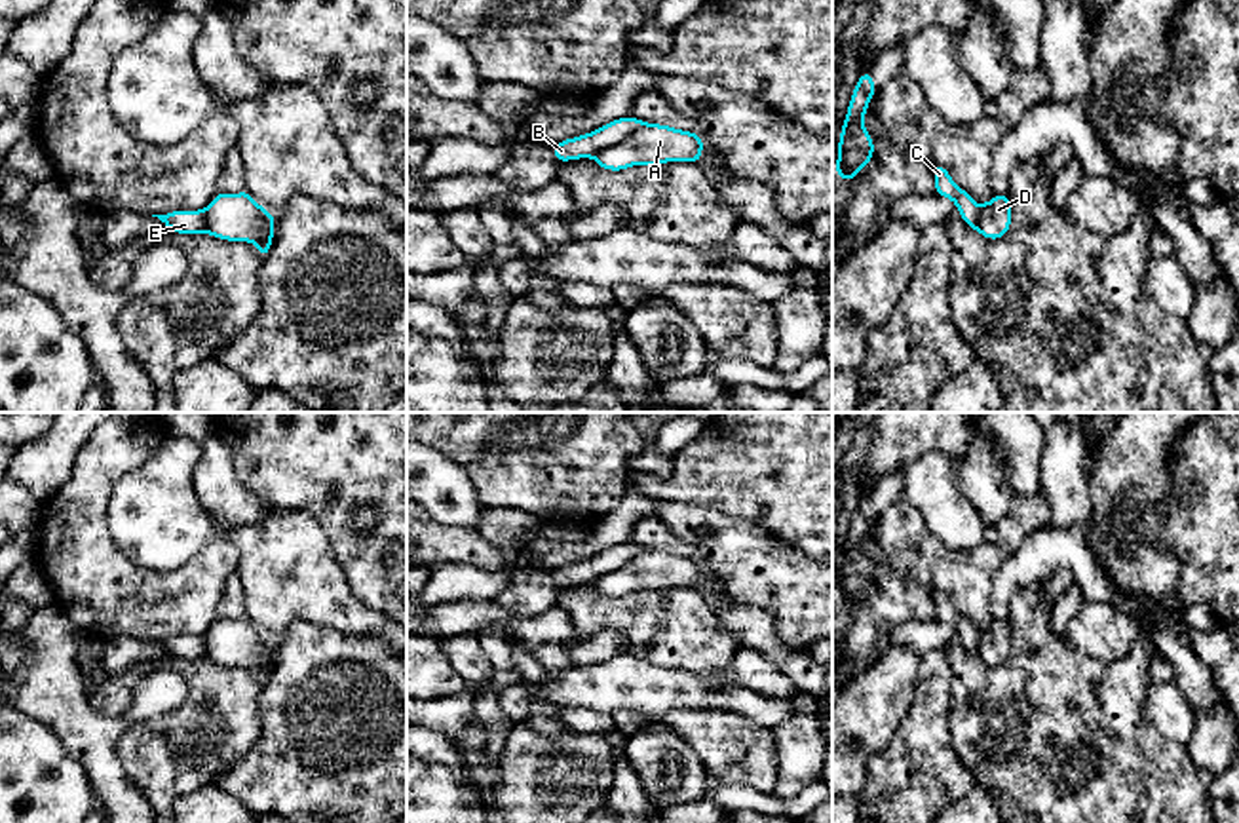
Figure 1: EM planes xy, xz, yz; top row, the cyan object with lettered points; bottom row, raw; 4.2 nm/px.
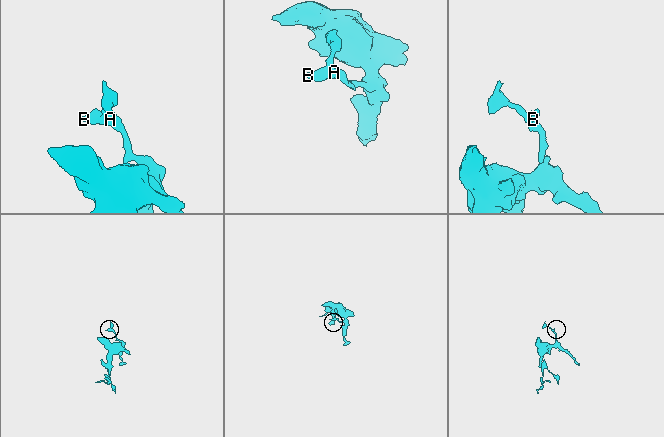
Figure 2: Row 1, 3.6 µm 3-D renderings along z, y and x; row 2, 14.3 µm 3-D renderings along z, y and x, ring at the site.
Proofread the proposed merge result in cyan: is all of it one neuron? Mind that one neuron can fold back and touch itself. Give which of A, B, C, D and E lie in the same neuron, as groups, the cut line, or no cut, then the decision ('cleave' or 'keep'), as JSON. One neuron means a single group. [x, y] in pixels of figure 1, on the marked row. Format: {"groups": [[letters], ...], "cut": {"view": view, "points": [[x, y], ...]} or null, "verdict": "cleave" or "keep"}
{"groups": [["A", "D"], ["B", "C", "E"]], "cut": {"view": "xz", "points": [[643, 122], [624, 139], [599, 149], [591, 156]]}, "verdict": "cleave"}

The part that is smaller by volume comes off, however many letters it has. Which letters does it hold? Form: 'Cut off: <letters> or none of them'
Cut off: B, C, E

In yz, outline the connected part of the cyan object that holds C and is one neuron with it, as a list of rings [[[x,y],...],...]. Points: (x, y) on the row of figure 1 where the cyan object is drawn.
[[[933,165],[931,171],[935,179],[935,194],[952,200],[960,211],[962,220],[975,230],[979,222],[979,211],[973,198],[952,181],[946,167]]]

